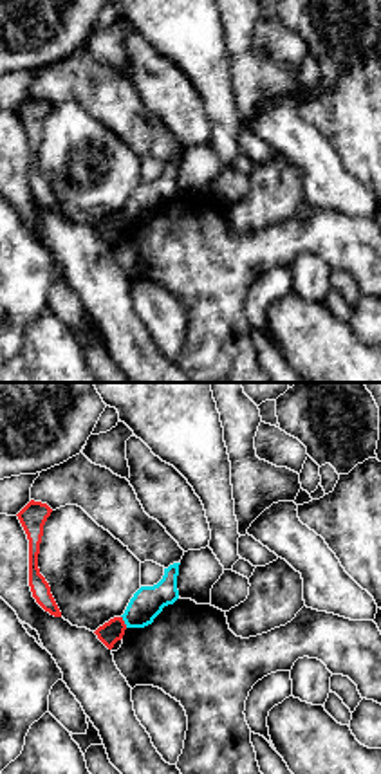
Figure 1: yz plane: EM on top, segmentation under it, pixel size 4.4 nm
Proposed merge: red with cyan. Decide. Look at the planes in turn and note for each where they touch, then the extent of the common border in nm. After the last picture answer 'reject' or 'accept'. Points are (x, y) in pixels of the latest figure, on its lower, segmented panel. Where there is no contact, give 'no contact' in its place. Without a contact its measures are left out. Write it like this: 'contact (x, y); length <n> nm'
contact (123, 621); length 60 nm

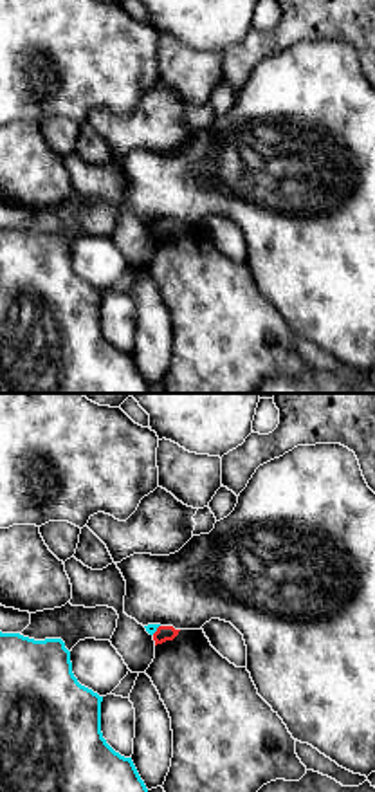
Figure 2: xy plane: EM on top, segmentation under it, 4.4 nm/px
contact (157, 630); length 60 nm

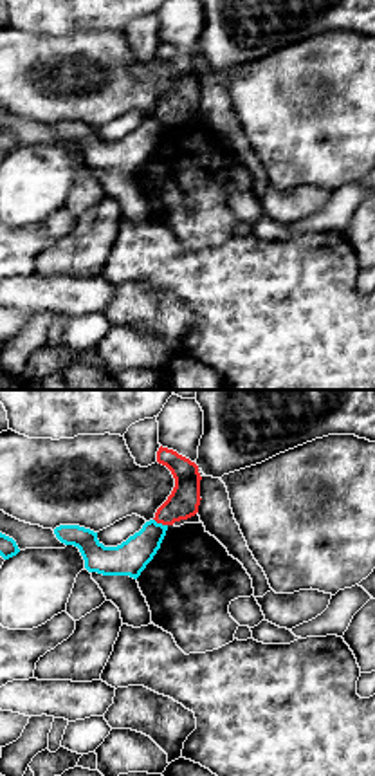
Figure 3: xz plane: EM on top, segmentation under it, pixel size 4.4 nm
contact (161, 522); length 70 nm

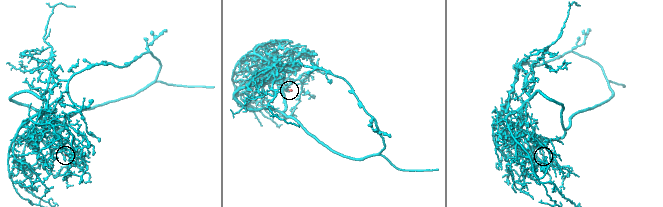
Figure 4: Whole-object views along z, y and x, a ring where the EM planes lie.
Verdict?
reject

